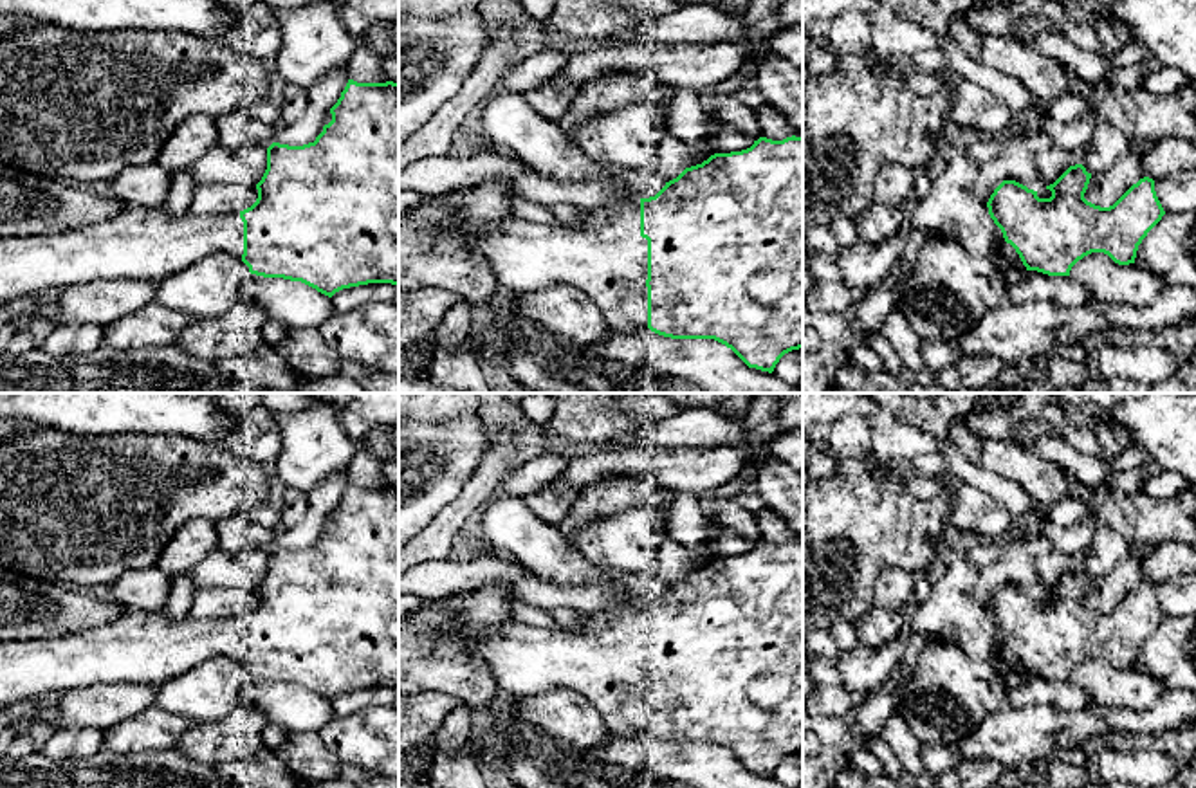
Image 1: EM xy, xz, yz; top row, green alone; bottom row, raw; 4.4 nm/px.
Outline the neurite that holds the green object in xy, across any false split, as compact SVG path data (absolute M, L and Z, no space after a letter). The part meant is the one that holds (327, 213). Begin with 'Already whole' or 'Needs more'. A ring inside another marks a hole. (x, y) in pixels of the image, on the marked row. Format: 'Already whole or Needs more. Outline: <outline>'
Needs more. Outline: M348 79L332 121L314 142L267 148L267 170L256 184L256 202L222 216L188 211L171 216L162 207L128 207L108 222L52 234L0 238L0 307L18 299L34 301L49 289L114 279L162 281L216 251L238 256L251 274L301 281L332 298L336 292L368 283L399 285L399 83L357 83Z

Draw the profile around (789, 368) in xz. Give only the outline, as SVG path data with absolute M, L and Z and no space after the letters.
M803 348L785 353L772 373L788 384L797 384L803 377Z

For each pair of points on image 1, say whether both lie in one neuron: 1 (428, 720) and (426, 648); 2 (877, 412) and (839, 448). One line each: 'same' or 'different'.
1: different
2: different

